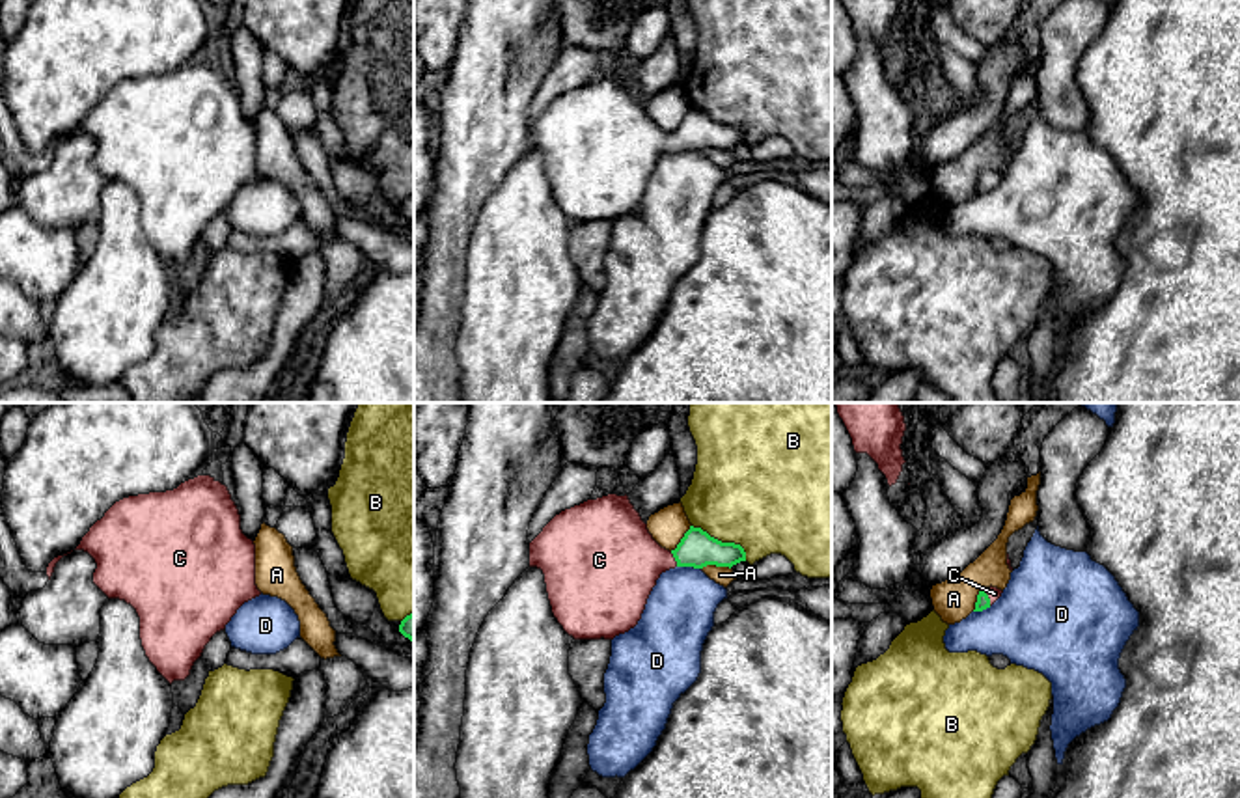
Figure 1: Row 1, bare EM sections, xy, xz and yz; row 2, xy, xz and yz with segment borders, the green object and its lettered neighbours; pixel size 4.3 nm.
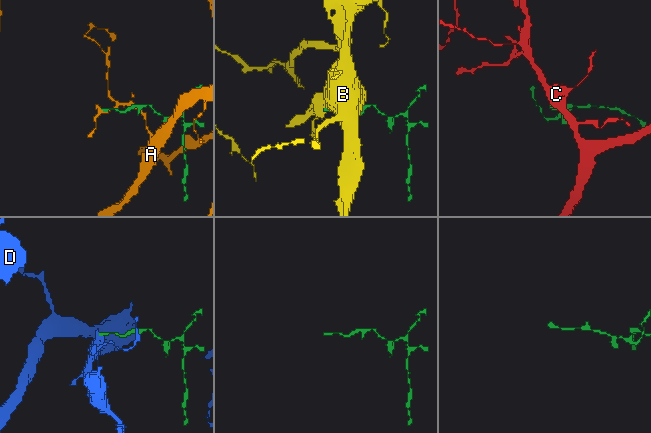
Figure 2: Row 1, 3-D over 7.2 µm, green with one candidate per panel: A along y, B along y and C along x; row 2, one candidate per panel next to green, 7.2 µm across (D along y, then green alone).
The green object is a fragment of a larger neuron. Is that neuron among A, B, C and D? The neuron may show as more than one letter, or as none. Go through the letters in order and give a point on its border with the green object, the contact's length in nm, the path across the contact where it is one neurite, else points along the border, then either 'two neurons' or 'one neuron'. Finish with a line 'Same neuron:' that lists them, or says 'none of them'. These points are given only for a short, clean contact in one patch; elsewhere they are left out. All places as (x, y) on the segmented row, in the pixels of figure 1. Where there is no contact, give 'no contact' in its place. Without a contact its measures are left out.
A: xz (715, 564) | 130 nm | along xz (730, 567), (705, 565), (702, 569) | two neurons
B: xz (724, 543) | 280 nm | two neurons
C: xz (675, 560) | 70 nm | across xz (698, 549), (675, 560), (618, 562) | one neuron
D: xz (688, 565) | 110 nm | along xz (677, 565), (700, 569) | two neurons
Same neuron: C

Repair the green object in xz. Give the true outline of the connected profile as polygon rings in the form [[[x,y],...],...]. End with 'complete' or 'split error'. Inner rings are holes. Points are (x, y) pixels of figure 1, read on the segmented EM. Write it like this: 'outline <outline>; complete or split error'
outline [[[608,494],[565,509],[530,543],[530,567],[543,571],[552,613],[574,640],[613,640],[634,628],[656,580],[669,569],[731,569],[740,561],[746,561],[740,544],[722,543],[694,526],[675,550],[662,548],[627,494]]]; split error

